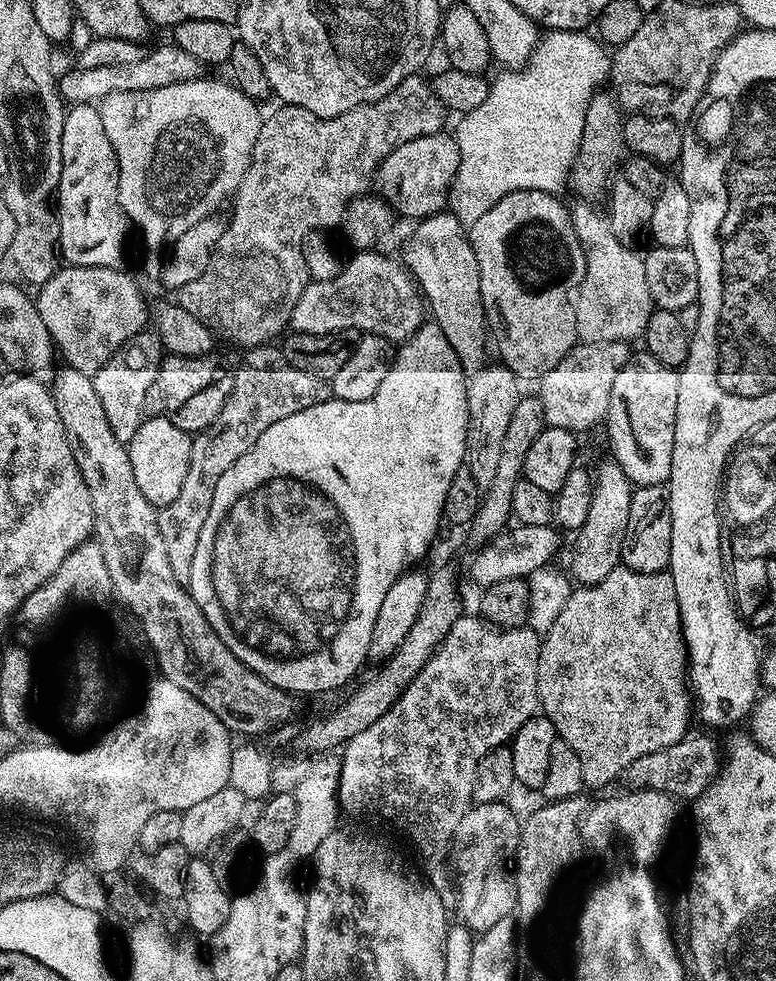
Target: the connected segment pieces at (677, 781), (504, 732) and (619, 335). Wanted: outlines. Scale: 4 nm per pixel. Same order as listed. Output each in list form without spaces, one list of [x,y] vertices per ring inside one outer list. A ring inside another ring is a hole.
[[[689,734],[682,738],[682,742],[674,742],[666,750],[658,750],[654,754],[642,754],[623,774],[625,781],[629,780],[633,789],[649,788],[655,792],[669,792],[684,802],[695,801],[696,797],[712,785],[713,780],[720,774],[722,767],[722,752],[708,736]]]
[[[461,615],[460,619],[454,622],[454,626],[450,626],[450,634],[446,634],[446,638],[437,646],[436,653],[429,658],[426,666],[422,666],[422,670],[416,675],[414,682],[410,682],[410,686],[406,686],[402,698],[398,698],[398,702],[394,702],[394,706],[390,710],[386,710],[386,714],[382,714],[382,718],[378,718],[378,722],[366,726],[366,730],[362,730],[362,734],[354,734],[354,738],[350,738],[348,743],[343,745],[340,756],[339,802],[341,809],[347,815],[349,812],[352,816],[377,816],[380,820],[389,820],[392,824],[401,824],[402,827],[409,828],[408,836],[412,839],[413,846],[420,851],[421,858],[428,863],[429,877],[427,876],[427,879],[432,887],[441,894],[448,894],[448,891],[453,891],[454,888],[454,880],[450,875],[449,865],[447,868],[444,863],[447,860],[449,863],[450,853],[453,851],[456,839],[456,831],[462,818],[466,818],[468,809],[473,807],[472,795],[474,794],[475,774],[478,772],[480,760],[486,758],[496,748],[505,747],[515,736],[517,730],[531,716],[537,715],[540,708],[538,658],[540,657],[541,643],[541,633],[535,632],[534,629],[527,626],[497,628],[496,625],[488,623],[479,615]]]
[[[595,203],[572,204],[572,225],[584,251],[586,272],[574,297],[576,302],[576,335],[585,344],[639,341],[654,310],[650,286],[646,286],[644,257],[629,245],[614,238],[607,215]]]

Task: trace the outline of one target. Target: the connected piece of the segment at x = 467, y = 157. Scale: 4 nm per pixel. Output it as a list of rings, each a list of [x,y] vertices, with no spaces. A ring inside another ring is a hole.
[[[584,30],[578,32],[545,31],[540,39],[536,41],[536,49],[532,51],[532,56],[528,63],[522,68],[501,71],[501,76],[496,81],[494,79],[491,81],[486,102],[482,102],[482,106],[465,112],[459,117],[460,125],[454,129],[454,135],[456,145],[460,151],[460,165],[458,166],[458,174],[452,183],[452,189],[448,191],[447,207],[465,226],[471,226],[482,214],[486,214],[486,210],[490,210],[490,206],[494,206],[494,202],[498,202],[503,196],[511,192],[517,192],[518,190],[542,190],[543,192],[560,194],[563,193],[564,187],[566,189],[569,187],[572,168],[576,165],[576,155],[582,142],[582,126],[586,126],[586,106],[590,106],[590,98],[603,85],[600,83],[603,80],[605,83],[610,76],[610,56],[606,51],[605,45],[595,35],[592,35],[592,37],[587,36],[588,34]]]

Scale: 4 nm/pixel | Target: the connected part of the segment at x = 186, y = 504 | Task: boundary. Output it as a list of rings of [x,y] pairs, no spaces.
[[[257,346],[249,348],[243,353],[244,361],[238,366],[235,365],[232,373],[232,389],[222,406],[222,410],[218,414],[218,418],[214,418],[214,422],[209,428],[192,436],[190,470],[186,470],[186,478],[182,481],[182,490],[178,493],[178,498],[174,498],[174,502],[170,502],[165,508],[159,509],[156,513],[158,518],[158,534],[162,534],[162,542],[166,546],[166,555],[170,557],[170,567],[174,569],[174,578],[178,578],[178,582],[182,585],[187,585],[190,578],[190,566],[194,563],[194,553],[198,547],[198,538],[202,535],[202,526],[206,526],[206,517],[210,514],[210,502],[214,502],[214,486],[218,486],[218,478],[222,478],[222,474],[226,474],[226,470],[230,470],[230,466],[234,466],[234,462],[238,462],[238,458],[242,458],[242,454],[246,454],[246,450],[250,450],[254,446],[254,442],[258,442],[258,438],[262,438],[262,434],[266,430],[270,430],[270,426],[274,426],[274,422],[282,422],[282,418],[290,418],[290,414],[298,414],[298,410],[310,410],[310,406],[318,406],[322,402],[333,399],[332,385],[329,381],[318,378],[314,374],[306,374],[306,370],[298,370],[298,366],[286,362],[284,353],[279,347],[272,347],[276,346]]]

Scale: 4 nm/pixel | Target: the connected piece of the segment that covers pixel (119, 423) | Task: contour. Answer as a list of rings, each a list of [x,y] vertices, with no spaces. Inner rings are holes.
[[[145,330],[138,333],[133,340],[129,340],[123,348],[119,348],[119,350],[101,366],[98,373],[98,387],[100,389],[100,397],[102,398],[102,406],[106,410],[110,426],[117,434],[123,433],[123,428],[128,428],[127,430],[135,429],[137,423],[145,419],[144,403],[146,402],[146,390],[150,390],[150,386],[157,383],[160,375],[160,366],[165,356],[166,353],[163,344],[160,342],[160,337],[156,335],[155,331]]]

